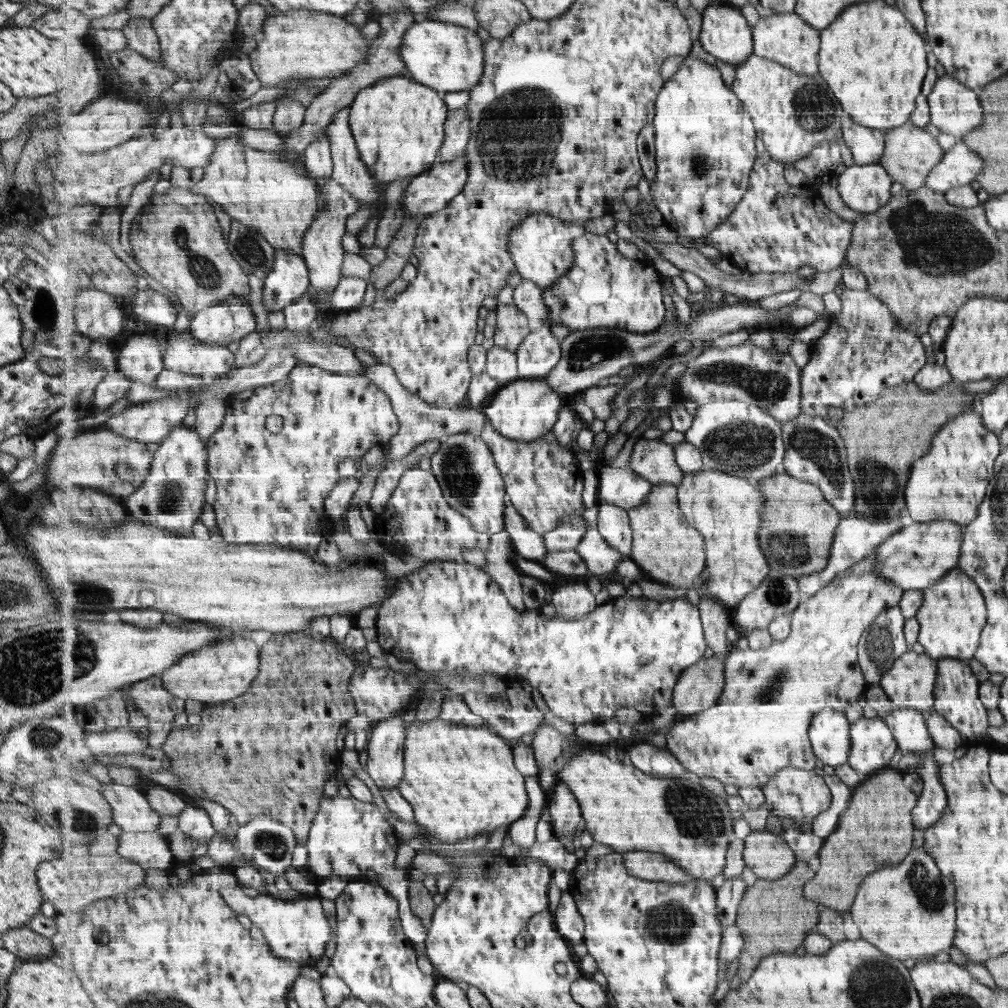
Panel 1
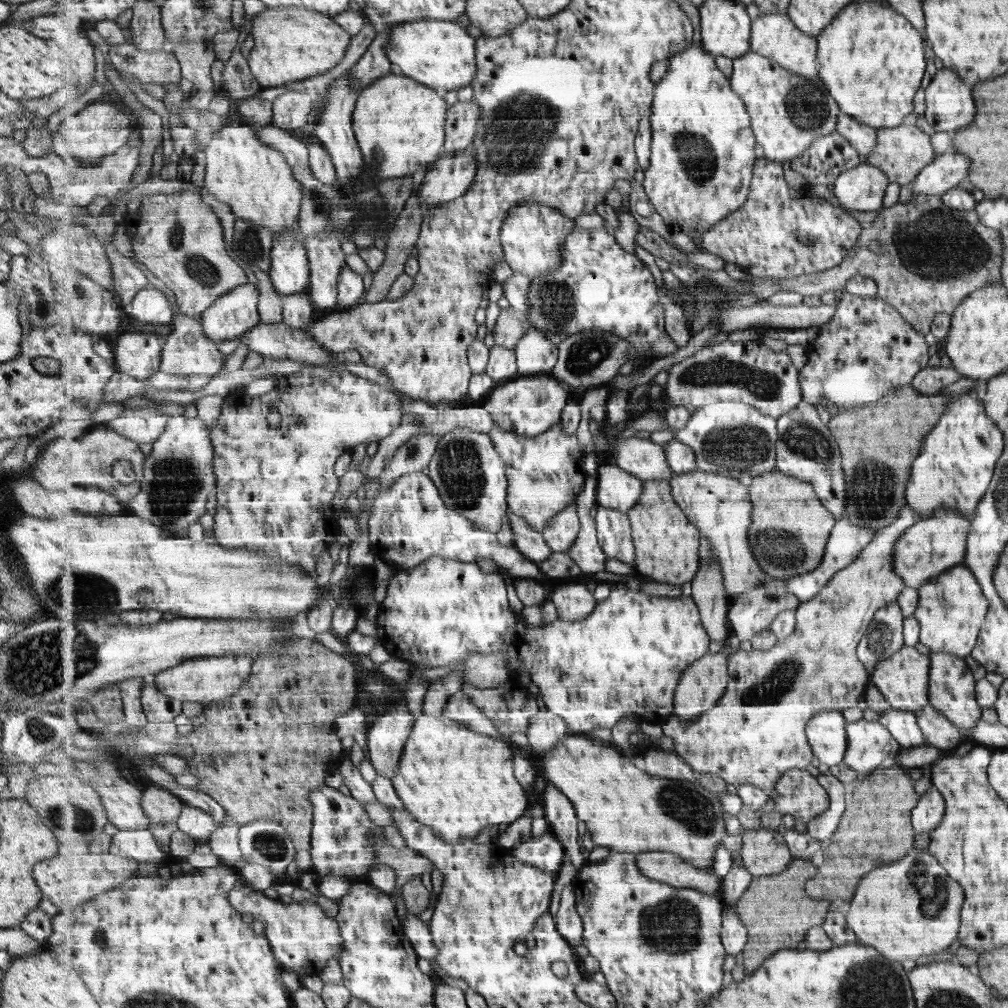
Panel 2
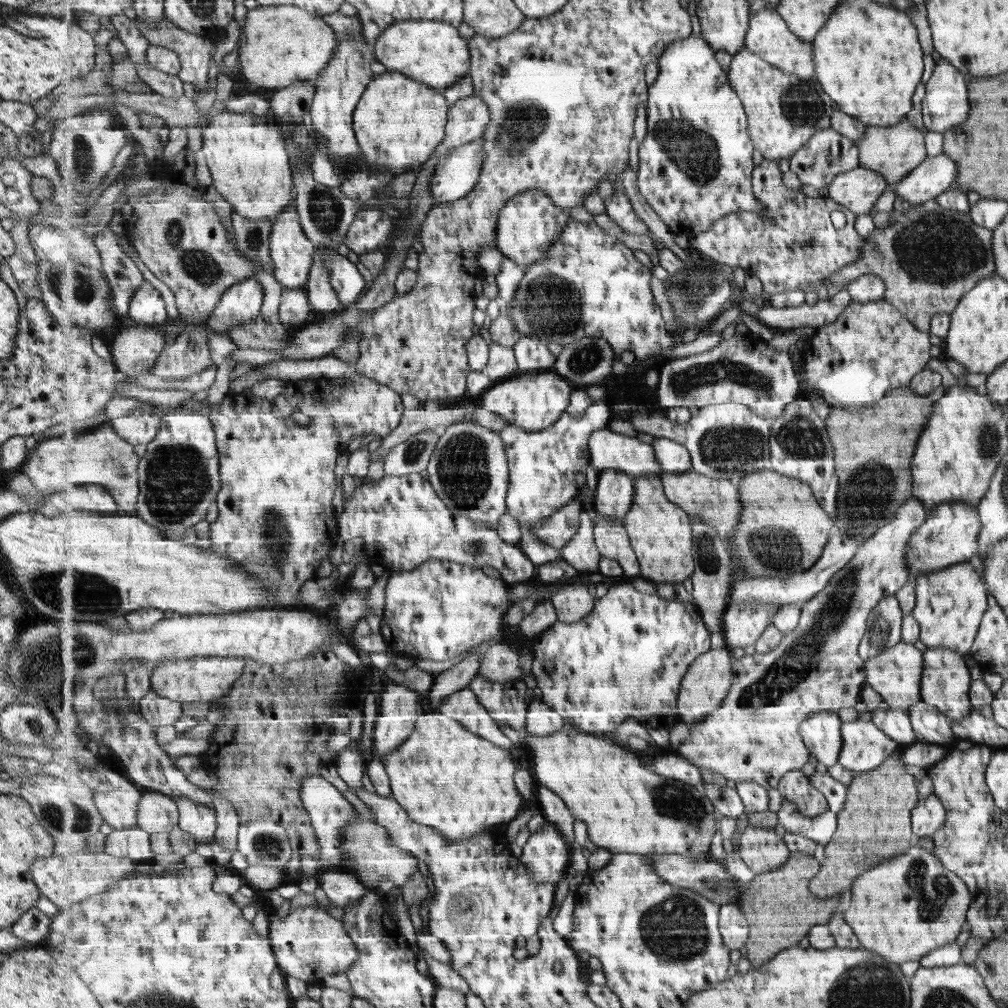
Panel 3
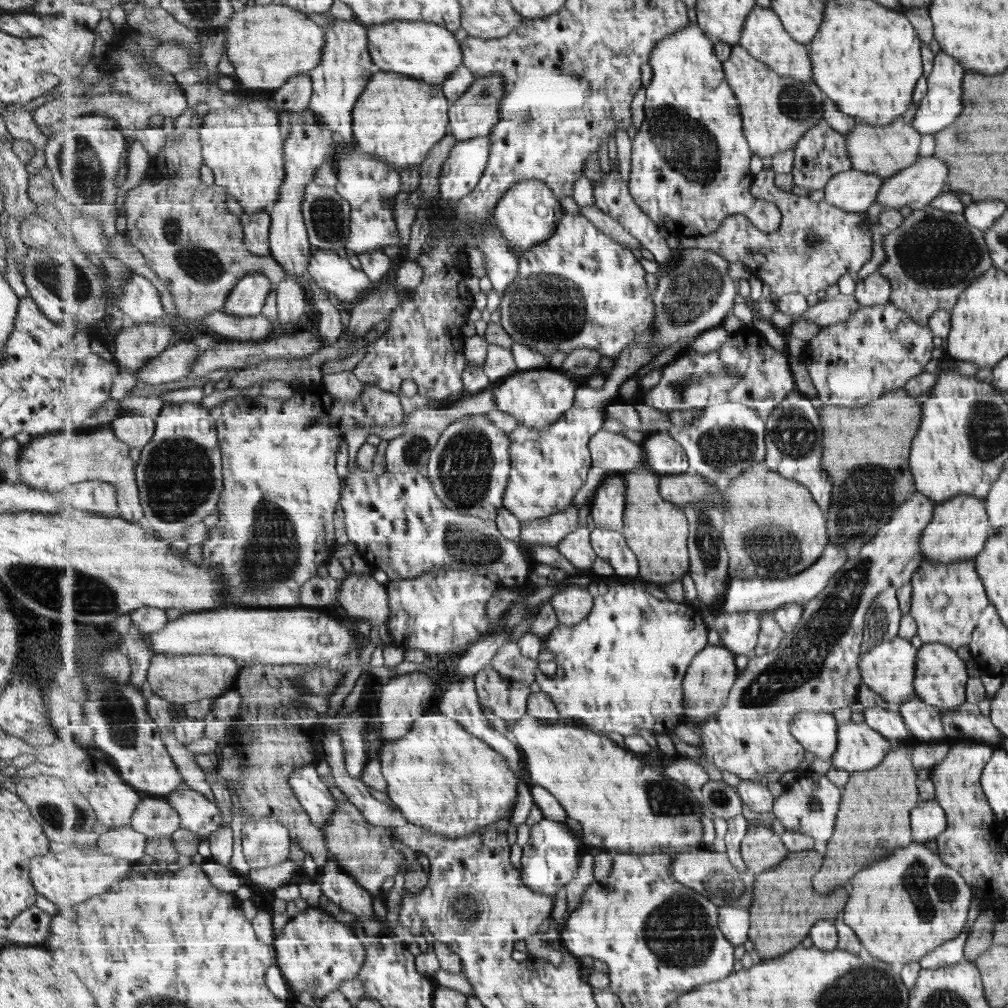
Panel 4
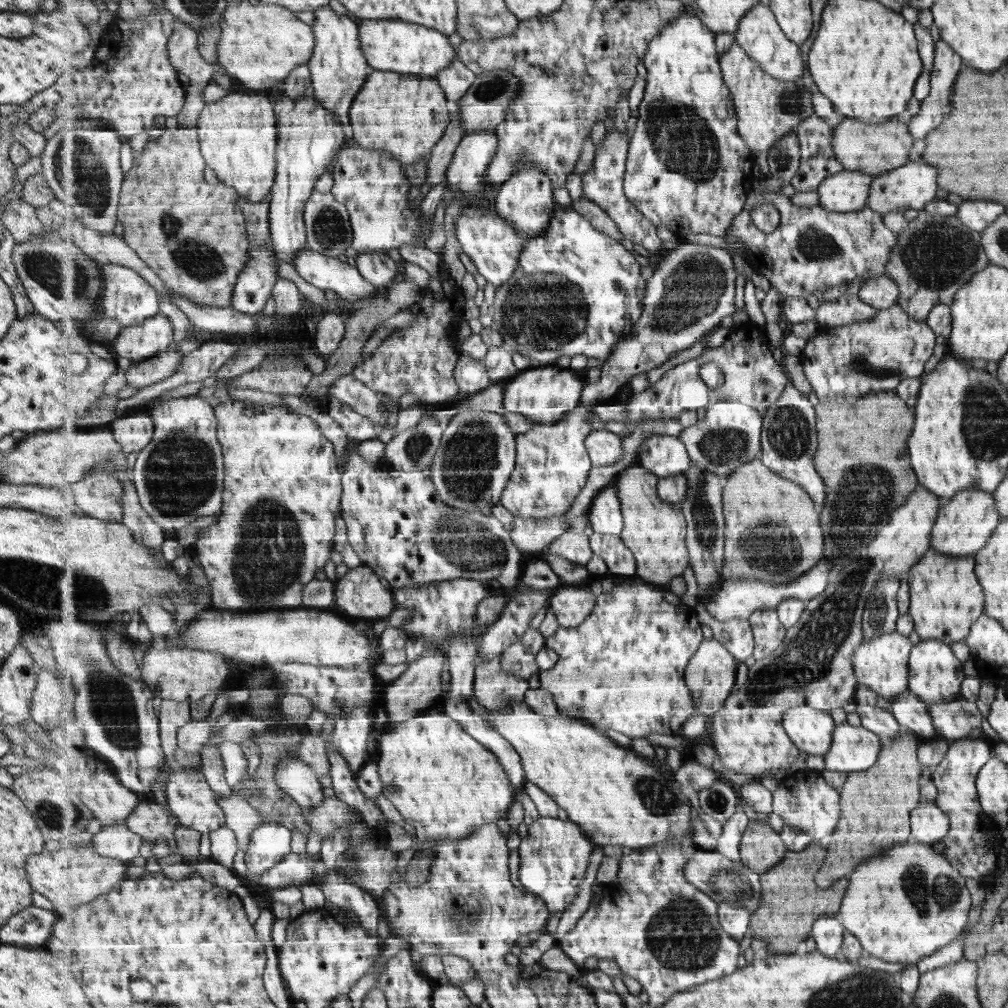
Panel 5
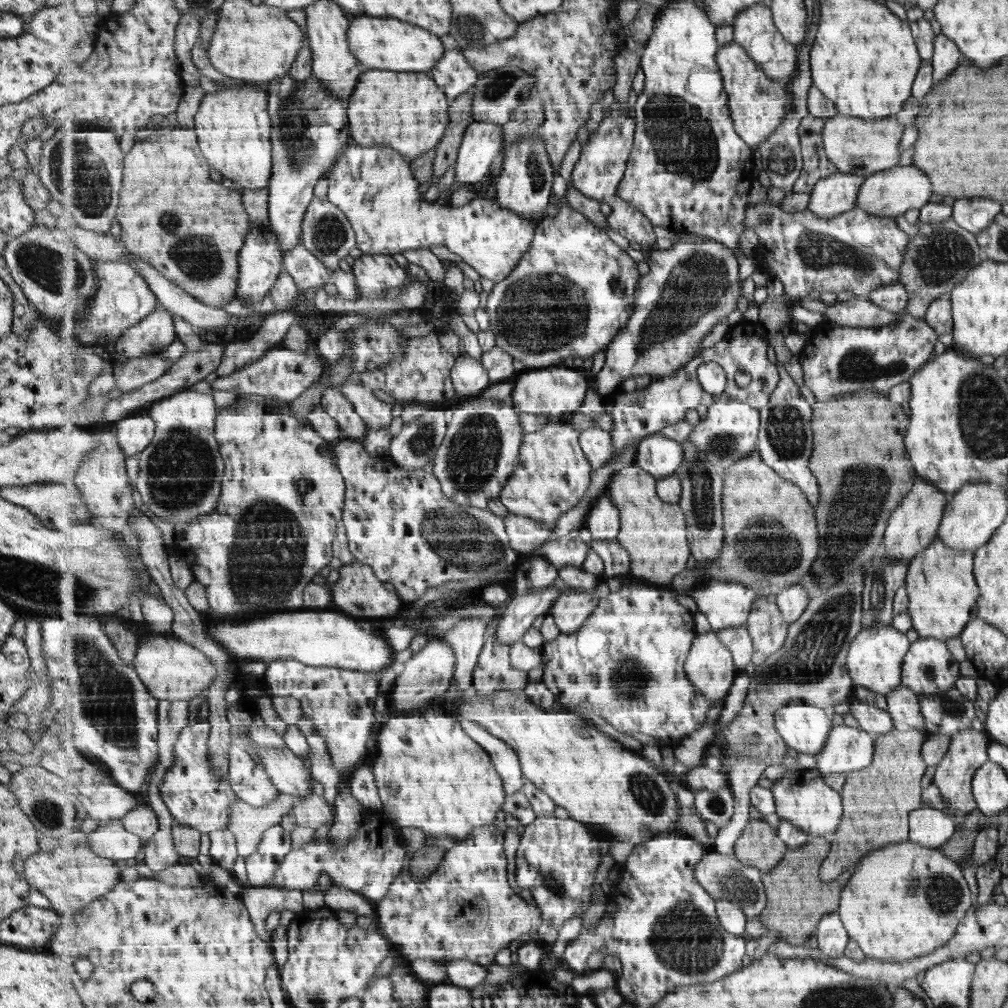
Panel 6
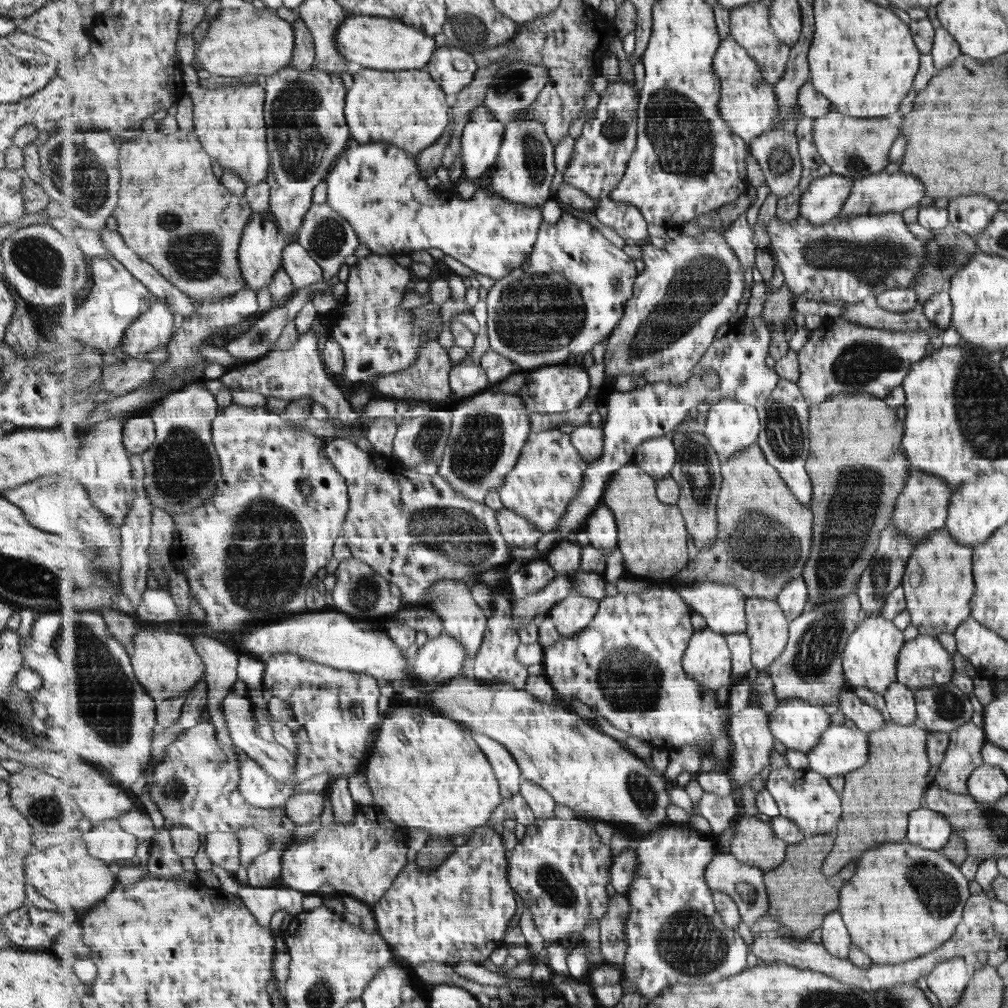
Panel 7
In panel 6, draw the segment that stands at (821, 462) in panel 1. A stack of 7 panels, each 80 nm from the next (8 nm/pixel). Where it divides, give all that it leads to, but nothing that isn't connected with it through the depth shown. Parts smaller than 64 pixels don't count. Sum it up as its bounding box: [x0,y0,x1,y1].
[758,361,822,507]

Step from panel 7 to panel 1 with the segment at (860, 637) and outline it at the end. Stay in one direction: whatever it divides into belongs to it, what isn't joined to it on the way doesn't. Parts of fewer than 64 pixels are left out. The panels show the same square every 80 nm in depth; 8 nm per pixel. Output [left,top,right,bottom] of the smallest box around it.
[880,650,935,714]

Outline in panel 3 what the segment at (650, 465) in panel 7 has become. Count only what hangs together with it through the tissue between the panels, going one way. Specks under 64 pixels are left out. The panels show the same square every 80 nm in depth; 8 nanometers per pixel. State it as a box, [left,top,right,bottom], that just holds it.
[652,438,692,473]

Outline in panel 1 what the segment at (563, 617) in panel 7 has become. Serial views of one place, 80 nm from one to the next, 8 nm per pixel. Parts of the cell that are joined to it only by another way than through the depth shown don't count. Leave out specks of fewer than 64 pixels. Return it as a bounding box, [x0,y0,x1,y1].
[551,583,598,620]

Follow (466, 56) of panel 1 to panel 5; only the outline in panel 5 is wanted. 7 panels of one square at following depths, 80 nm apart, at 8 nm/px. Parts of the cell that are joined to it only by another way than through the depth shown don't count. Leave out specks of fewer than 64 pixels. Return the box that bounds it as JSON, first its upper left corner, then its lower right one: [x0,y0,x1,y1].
[358,19,457,79]

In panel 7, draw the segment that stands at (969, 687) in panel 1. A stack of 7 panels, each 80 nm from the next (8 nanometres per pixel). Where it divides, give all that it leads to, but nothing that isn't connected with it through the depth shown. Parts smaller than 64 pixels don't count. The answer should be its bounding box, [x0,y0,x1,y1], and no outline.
[898,634,953,690]

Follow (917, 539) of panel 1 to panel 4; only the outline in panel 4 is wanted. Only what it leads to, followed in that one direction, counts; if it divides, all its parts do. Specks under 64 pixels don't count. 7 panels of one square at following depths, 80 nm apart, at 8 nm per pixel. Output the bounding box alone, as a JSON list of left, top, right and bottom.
[919,495,992,563]

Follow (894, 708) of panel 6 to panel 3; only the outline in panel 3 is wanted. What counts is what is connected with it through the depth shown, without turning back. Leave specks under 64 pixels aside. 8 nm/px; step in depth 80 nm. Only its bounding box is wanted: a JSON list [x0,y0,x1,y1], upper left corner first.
[907,701,955,746]

